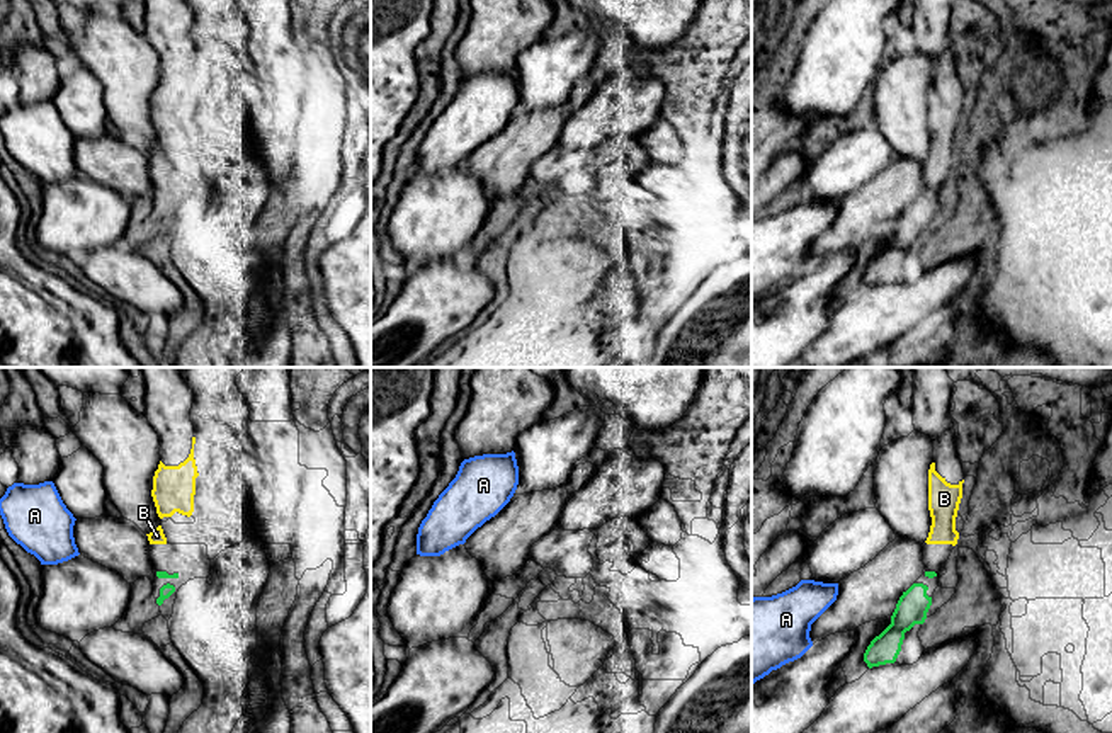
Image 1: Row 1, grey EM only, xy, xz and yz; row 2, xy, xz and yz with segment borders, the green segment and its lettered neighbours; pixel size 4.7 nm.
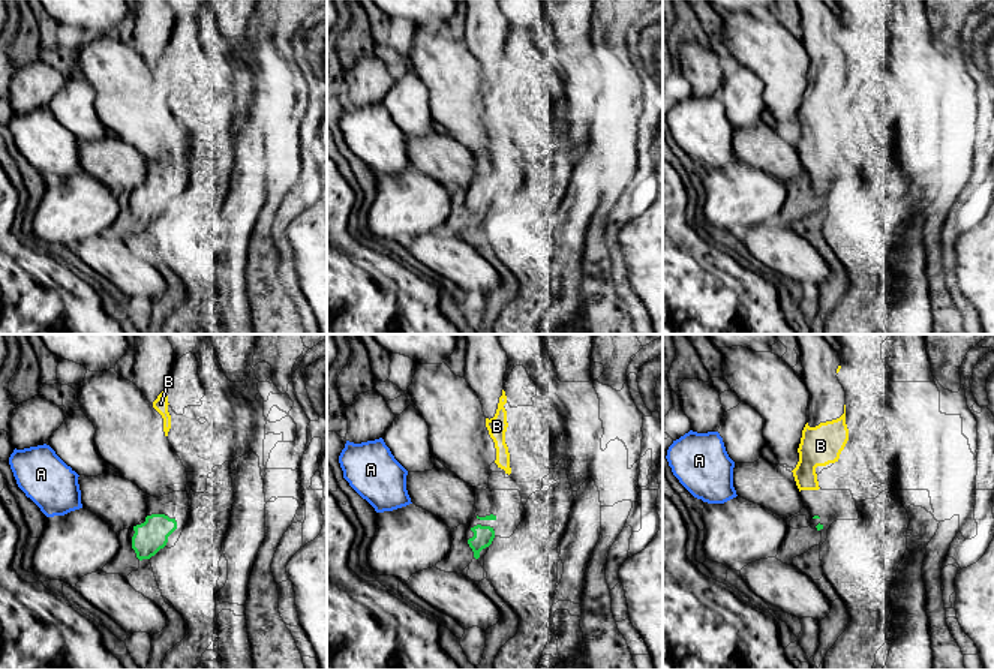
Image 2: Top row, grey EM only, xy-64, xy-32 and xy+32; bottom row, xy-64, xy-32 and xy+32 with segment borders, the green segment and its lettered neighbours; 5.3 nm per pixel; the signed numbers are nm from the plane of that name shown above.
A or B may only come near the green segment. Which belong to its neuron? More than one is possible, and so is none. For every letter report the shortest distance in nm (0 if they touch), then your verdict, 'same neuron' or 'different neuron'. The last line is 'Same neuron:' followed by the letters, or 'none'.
A: 260 nm | different neuron
B: 140 nm | same neuron
Same neuron: B

